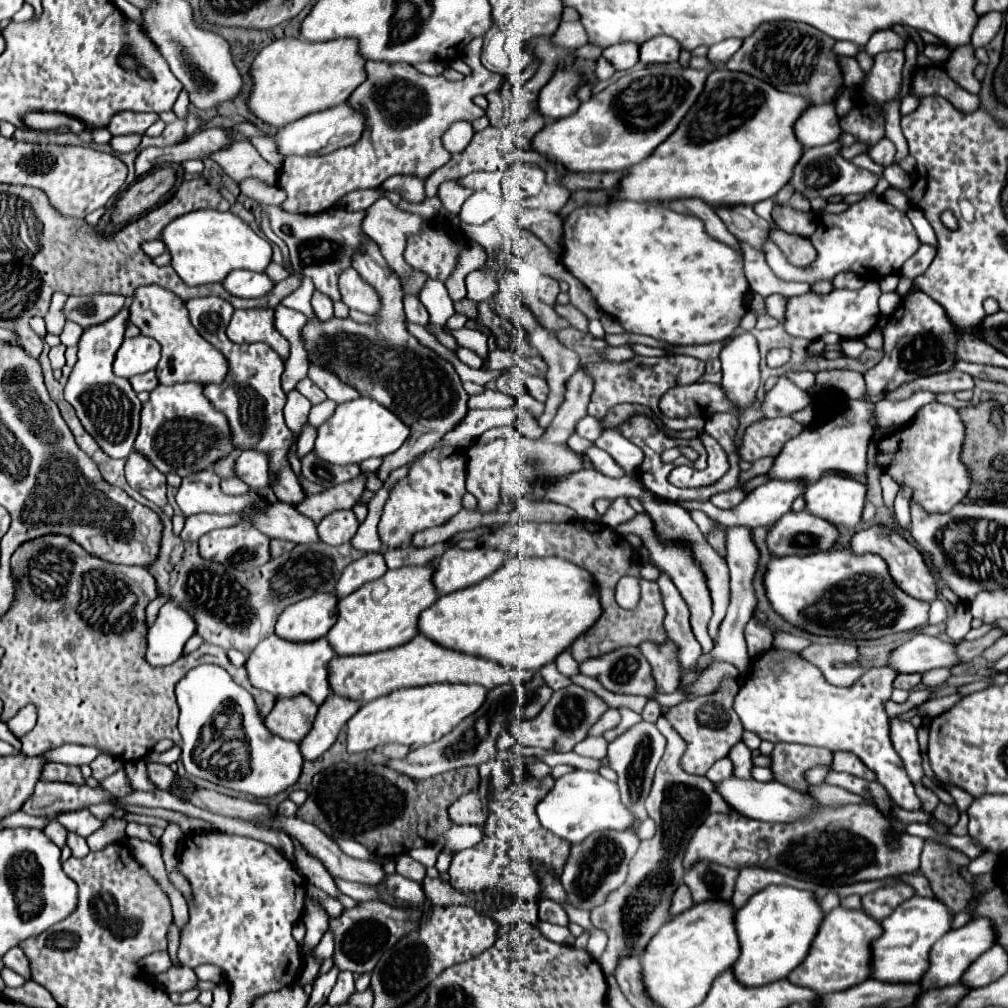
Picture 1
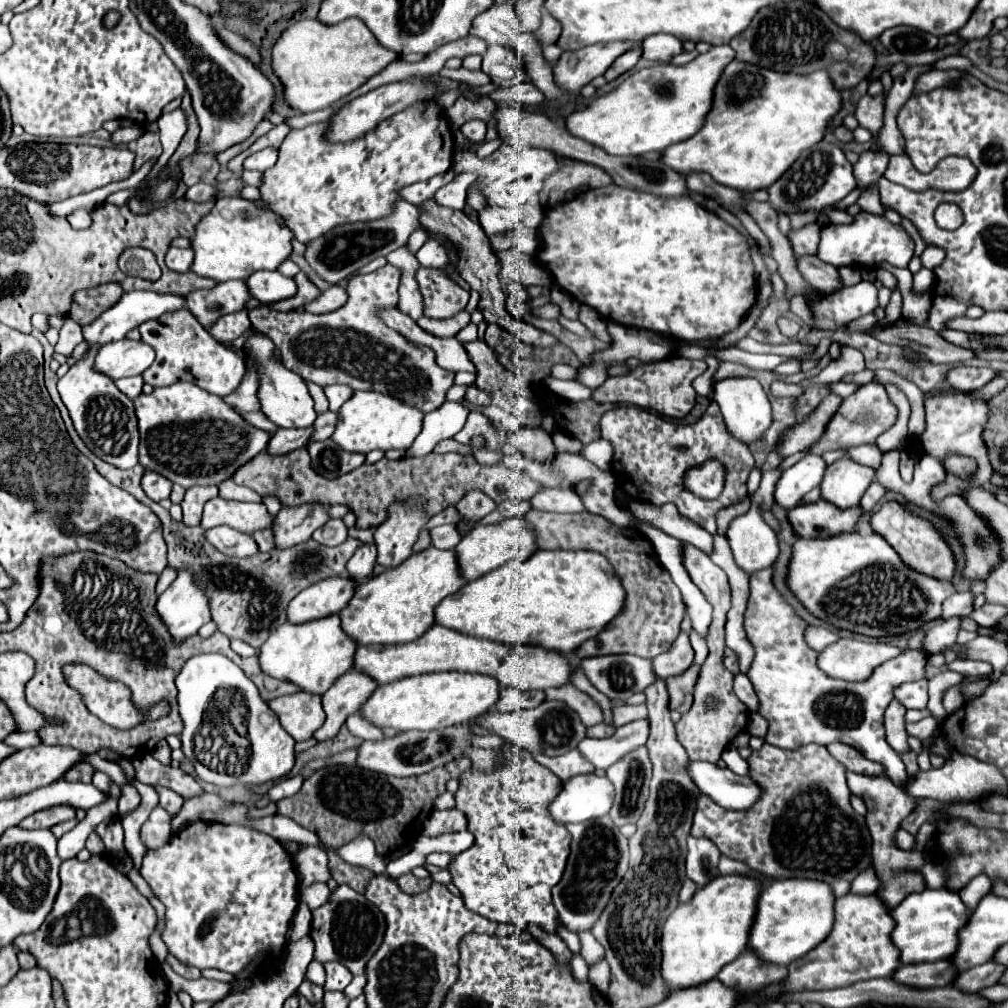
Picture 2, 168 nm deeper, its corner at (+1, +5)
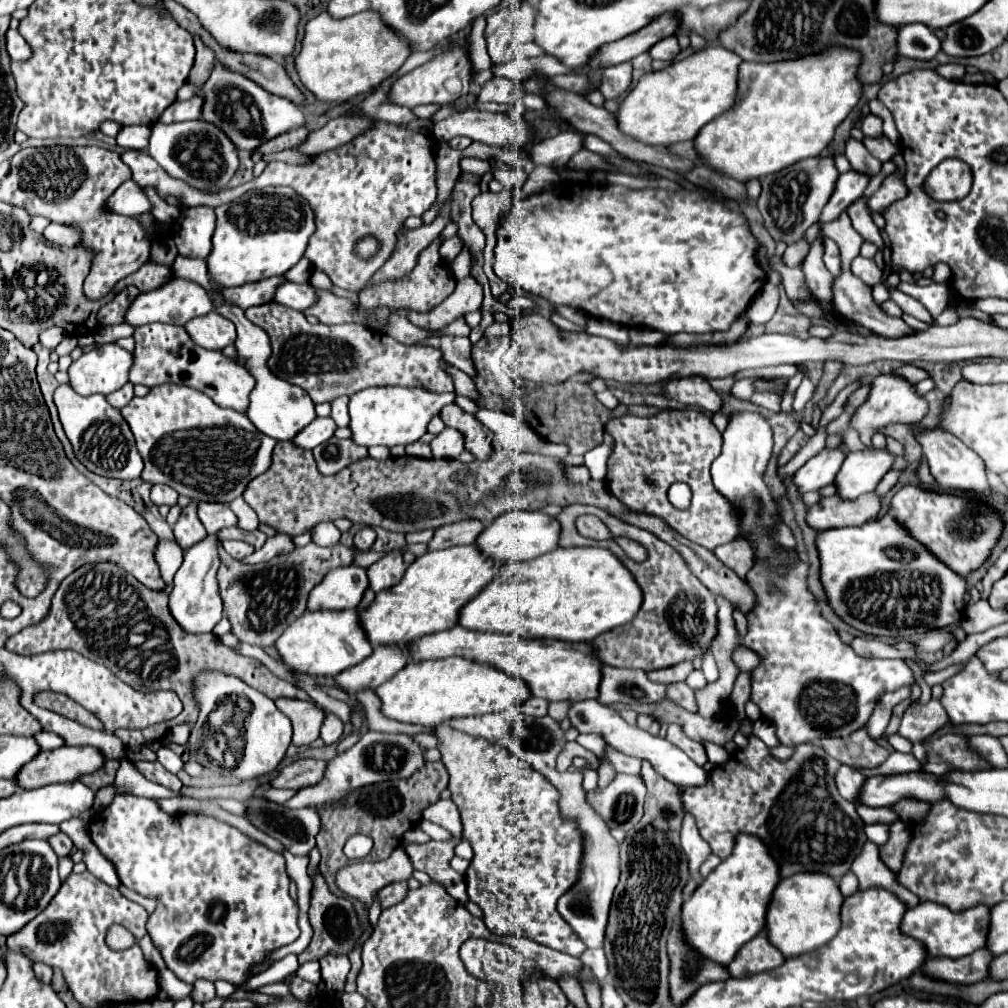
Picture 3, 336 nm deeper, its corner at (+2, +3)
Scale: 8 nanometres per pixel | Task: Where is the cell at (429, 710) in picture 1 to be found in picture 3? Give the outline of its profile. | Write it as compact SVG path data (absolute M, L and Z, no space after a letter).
M448 657L436 661L408 663L390 681L376 689L380 711L388 719L402 723L416 723L424 727L438 727L456 717L472 717L494 711L504 711L510 705L520 705L530 697L530 689L518 677L502 673L490 665L474 663L462 657Z

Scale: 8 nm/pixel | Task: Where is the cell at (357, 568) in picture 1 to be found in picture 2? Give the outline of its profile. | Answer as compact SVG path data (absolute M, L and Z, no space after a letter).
M361 545L353 557L347 563L347 573L353 575L353 579L357 581L365 581L373 567L375 567L375 559L377 559L377 547L375 545Z

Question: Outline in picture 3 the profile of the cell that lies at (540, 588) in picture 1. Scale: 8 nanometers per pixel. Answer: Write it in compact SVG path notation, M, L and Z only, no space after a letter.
M558 547L530 561L504 565L500 575L490 581L472 601L460 609L458 623L470 631L510 633L524 639L560 639L572 643L588 643L598 635L620 627L634 619L642 605L642 591L630 571L602 547Z

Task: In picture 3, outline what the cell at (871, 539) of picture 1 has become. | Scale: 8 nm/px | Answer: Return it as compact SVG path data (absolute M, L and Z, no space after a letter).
M918 485L902 487L892 497L890 511L900 521L900 525L908 529L910 537L916 537L920 545L924 545L934 557L940 557L944 565L948 565L954 573L960 573L962 577L966 577L970 571L978 569L986 561L1002 531L1000 517L990 507L956 495L932 493Z

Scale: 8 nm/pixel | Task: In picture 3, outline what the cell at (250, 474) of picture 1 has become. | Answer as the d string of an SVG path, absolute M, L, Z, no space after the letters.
M316 417L308 427L304 427L294 439L292 443L294 445L300 445L304 449L314 449L318 447L320 443L328 441L332 435L334 435L334 429L336 429L336 423L330 419L330 417Z

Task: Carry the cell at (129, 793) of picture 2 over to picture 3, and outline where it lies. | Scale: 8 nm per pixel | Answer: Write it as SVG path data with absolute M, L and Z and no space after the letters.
M118 795L104 811L100 811L88 825L90 829L90 837L92 837L92 843L114 863L116 871L118 871L118 877L122 881L122 885L130 887L132 891L144 895L144 897L152 897L158 901L156 905L156 911L148 917L148 933L154 941L154 945L160 949L166 965L170 971L174 971L174 975L186 983L194 983L196 979L204 977L204 979L210 979L210 981L216 981L216 979L224 979L224 981L230 981L232 985L240 985L242 981L246 981L246 971L262 961L272 949L276 947L282 947L282 945L288 945L292 941L298 939L300 935L300 929L298 929L298 907L294 905L294 901L290 899L288 895L288 887L290 887L290 879L286 875L286 861L280 853L276 851L270 851L266 845L246 837L242 831L238 831L236 827L224 823L224 821L218 821L214 817L206 817L206 815L178 815L178 817L170 817L168 813L160 811L158 805L152 801L152 799L140 799L140 797L132 797L132 795Z

